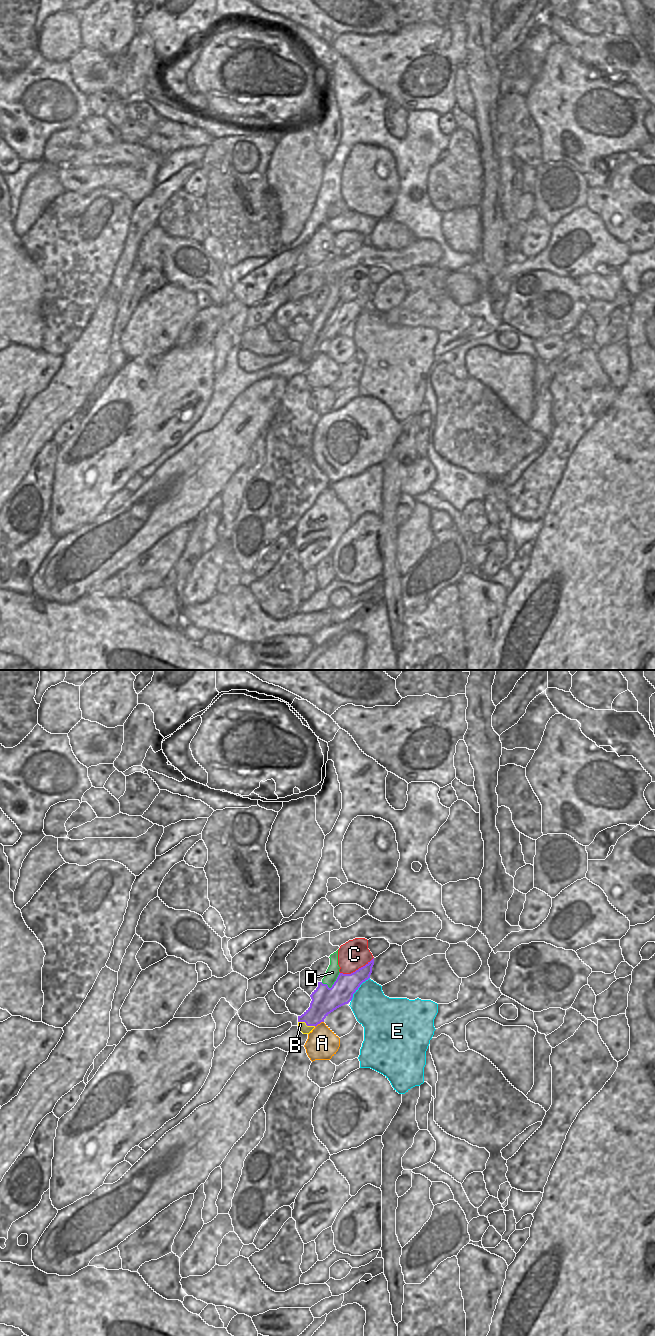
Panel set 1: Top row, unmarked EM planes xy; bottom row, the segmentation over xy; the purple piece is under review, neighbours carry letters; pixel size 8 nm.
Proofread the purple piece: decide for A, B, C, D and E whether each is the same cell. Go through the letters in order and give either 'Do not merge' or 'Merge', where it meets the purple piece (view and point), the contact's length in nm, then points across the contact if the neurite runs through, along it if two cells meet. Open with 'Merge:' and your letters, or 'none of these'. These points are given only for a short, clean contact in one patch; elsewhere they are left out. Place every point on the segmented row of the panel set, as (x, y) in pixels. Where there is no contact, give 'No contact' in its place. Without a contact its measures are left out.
Merge: none of these
A: Do not merge. Touches purple at xy (319, 1023). Shared border 90 nm. Boundary: xy (323, 1021), (315, 1027)
B: Do not merge. Touches purple at xy (307, 1025). Shared border 150 nm. Boundary: xy (298, 1021), (315, 1026)
C: Do not merge. Touches purple at xy (356, 970). Shared border 300 nm. Boundary: xy (373, 957), (350, 973), (340, 973)
D: Do not merge. Touches purple at xy (333, 984). Shared border 170 nm. Boundary: xy (339, 972), (336, 980), (330, 987), (321, 982)
E: Do not merge. Touches purple at xy (358, 987). Shared border 240 nm. Boundary: xy (369, 977), (360, 985), (350, 1000)

